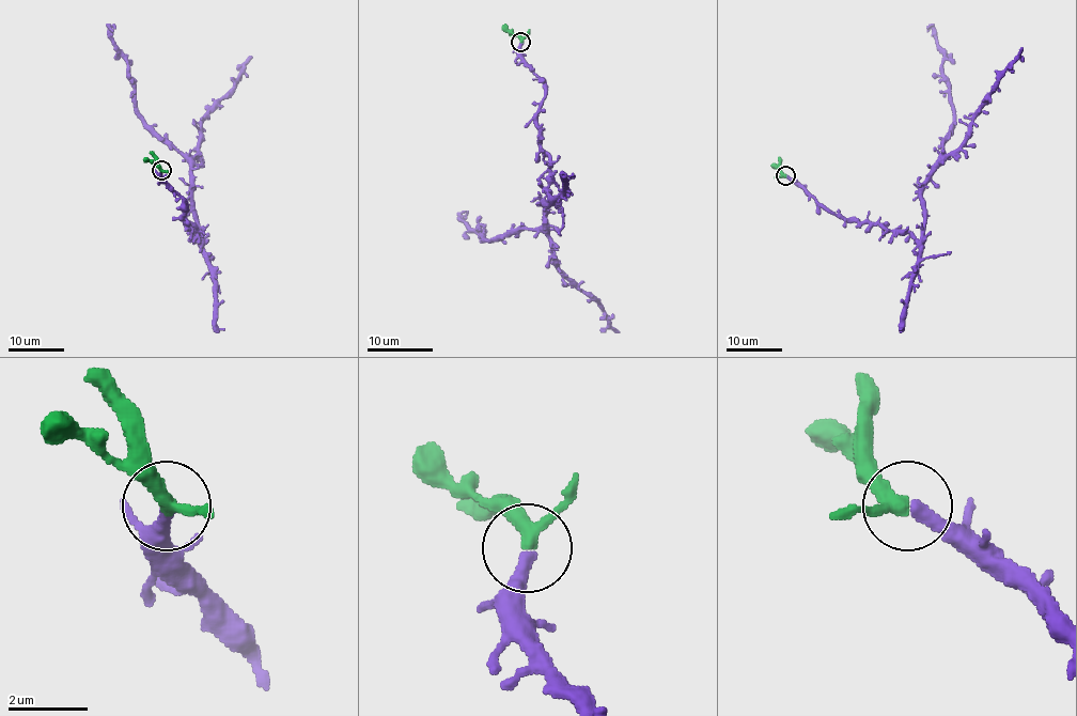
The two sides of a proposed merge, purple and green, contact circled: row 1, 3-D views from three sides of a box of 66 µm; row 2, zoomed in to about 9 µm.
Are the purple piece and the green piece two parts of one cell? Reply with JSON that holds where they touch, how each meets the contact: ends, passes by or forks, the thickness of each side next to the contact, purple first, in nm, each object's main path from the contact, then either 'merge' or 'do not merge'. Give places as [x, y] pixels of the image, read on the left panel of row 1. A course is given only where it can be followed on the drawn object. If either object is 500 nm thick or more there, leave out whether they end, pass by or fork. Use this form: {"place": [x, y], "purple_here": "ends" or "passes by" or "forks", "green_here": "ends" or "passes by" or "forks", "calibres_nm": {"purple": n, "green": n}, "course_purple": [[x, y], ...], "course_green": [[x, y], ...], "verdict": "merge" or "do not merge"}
{"place": [161, 170], "purple_here": "ends", "green_here": "passes by", "calibres_nm": {"purple": 360, "green": 320}, "course_purple": [[161, 171], [185, 200], [183, 216], [199, 242], [192, 166], [140, 113], [115, 28]], "course_green": [[161, 171], [143, 158]], "verdict": "merge"}

